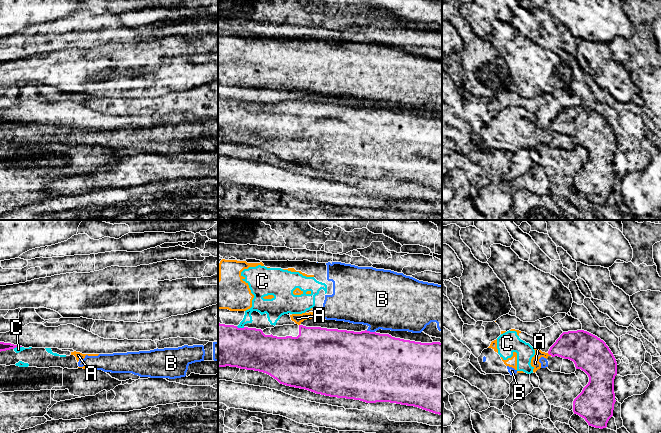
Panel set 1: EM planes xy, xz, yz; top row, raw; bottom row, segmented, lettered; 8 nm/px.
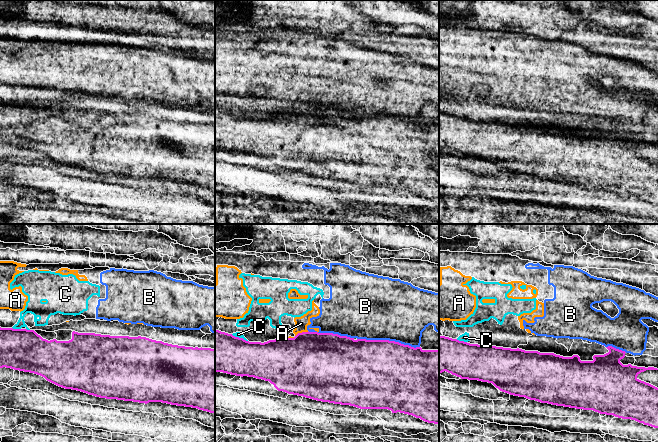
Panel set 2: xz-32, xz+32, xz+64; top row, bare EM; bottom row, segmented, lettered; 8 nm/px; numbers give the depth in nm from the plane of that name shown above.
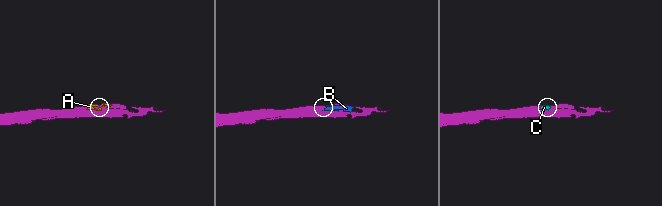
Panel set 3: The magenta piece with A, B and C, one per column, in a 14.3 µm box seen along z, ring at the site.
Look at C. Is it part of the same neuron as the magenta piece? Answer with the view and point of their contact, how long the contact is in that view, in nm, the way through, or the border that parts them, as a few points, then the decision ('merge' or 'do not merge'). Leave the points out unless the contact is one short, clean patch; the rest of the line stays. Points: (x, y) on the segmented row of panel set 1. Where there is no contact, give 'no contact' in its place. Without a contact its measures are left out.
meets magenta in xz at (240, 328); contact 70 nm long; border along xz (236, 326), (244, 327); do not merge

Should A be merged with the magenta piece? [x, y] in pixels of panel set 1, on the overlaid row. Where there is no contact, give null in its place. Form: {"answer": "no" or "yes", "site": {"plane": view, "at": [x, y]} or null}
{"answer": "no", "site": {"plane": "yz", "at": [549, 354]}}

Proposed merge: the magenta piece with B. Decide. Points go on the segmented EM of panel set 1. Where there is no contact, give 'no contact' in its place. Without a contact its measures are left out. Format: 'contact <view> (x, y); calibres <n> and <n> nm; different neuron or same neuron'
contact xz (369, 331); calibres 500 and 420 nm; different neuron

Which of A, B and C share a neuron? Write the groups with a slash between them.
A B C

